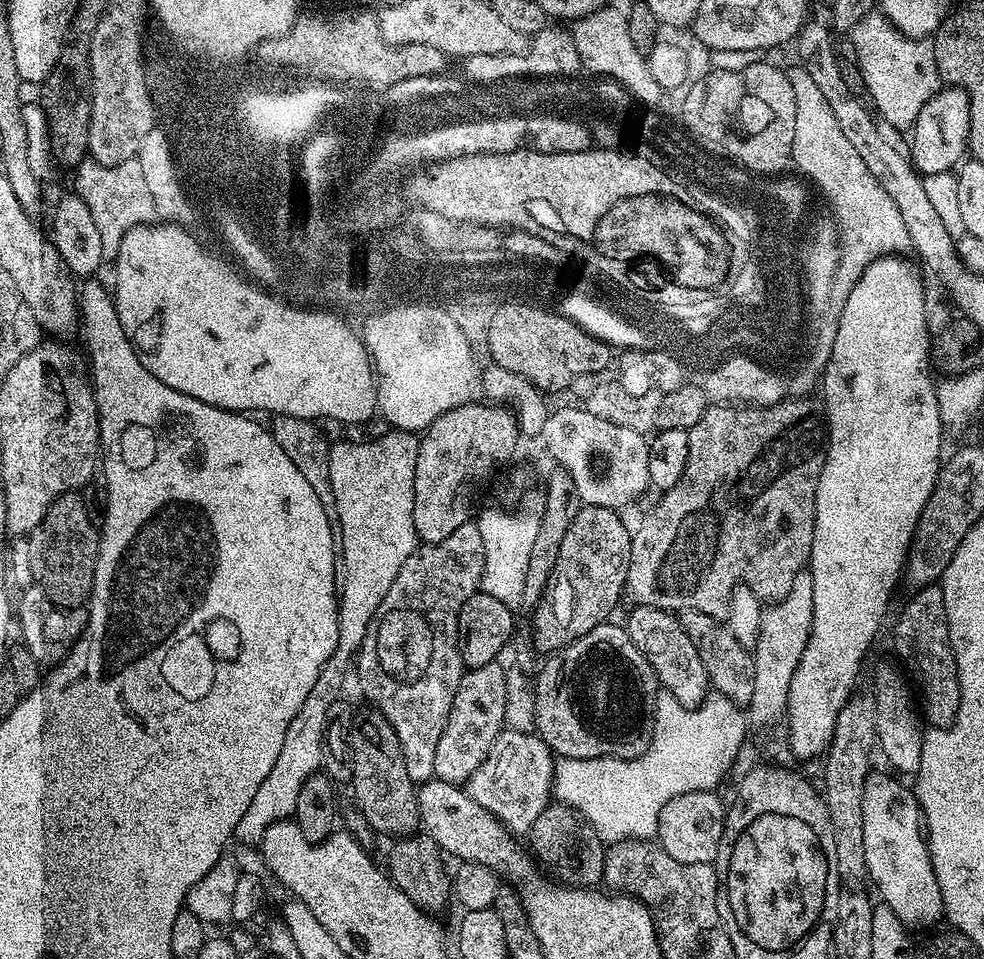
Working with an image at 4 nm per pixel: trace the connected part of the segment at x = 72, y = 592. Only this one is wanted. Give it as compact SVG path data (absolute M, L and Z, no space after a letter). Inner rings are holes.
M76 490L63 492L52 503L50 510L46 510L46 518L42 518L42 522L33 530L31 536L27 537L27 541L30 546L30 566L34 570L36 584L44 591L45 597L60 608L81 607L92 594L96 555L100 549L100 532L90 514L86 514L83 495Z

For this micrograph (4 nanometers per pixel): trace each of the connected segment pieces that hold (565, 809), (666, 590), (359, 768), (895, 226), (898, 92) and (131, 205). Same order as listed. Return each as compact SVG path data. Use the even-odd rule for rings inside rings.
M549 803L548 807L542 810L542 814L534 818L530 839L532 839L531 855L545 869L548 867L547 871L561 885L573 888L591 888L599 885L599 880L604 876L605 845L592 829L592 823L585 820L568 804Z
M783 399L779 400L777 404L771 404L765 408L720 402L706 409L702 418L698 418L698 422L694 422L694 426L688 429L690 454L686 458L686 470L682 474L682 478L678 478L678 486L663 493L659 497L661 500L645 514L644 521L632 532L632 553L624 590L627 599L632 599L633 605L645 604L663 608L672 614L679 614L684 609L692 609L715 618L724 618L728 615L730 594L741 585L754 590L754 594L764 602L775 602L788 593L790 586L794 584L794 578L805 569L812 555L818 478L822 474L822 466L828 453L828 418L823 403L819 399L808 399Z
M368 706L365 709L365 712L357 711L353 715L348 733L348 749L352 752L352 796L356 799L356 808L374 831L391 838L411 836L420 828L420 815L416 809L417 785L410 774L406 774L406 758L402 758L402 746L398 742L398 734L394 734L394 726L390 726L377 708Z
M796 66L793 72L789 71L787 78L790 86L794 86L796 99L791 163L794 168L796 164L797 170L801 173L796 172L801 177L809 176L824 191L825 198L832 203L832 208L836 211L835 219L838 221L840 245L844 248L836 271L836 288L844 292L844 288L853 288L860 281L860 275L864 273L866 266L870 266L881 256L907 253L912 248L912 239L906 230L906 222L902 222L902 214L898 214L898 206L894 206L890 194L882 190L878 178L870 174L870 170L866 168L866 162L862 162L861 155L854 150L854 145L846 138L846 134L842 134L842 126L838 126L838 118L834 118L834 110L830 110L830 105L822 95L822 90L818 90L814 78L810 78L810 74L803 66Z
M883 14L865 16L852 29L850 39L852 39L852 48L856 51L855 67L860 69L867 95L869 97L872 95L872 100L870 99L871 107L878 113L879 119L885 125L888 123L892 128L911 129L912 125L916 123L922 106L926 106L926 102L938 91L942 84L931 43L924 38L905 36Z
M85 158L74 170L76 176L75 195L90 206L90 214L94 214L94 226L98 226L98 234L102 238L105 253L115 253L120 246L120 239L139 224L151 224L158 213L150 190L146 186L146 178L142 178L142 166L139 159L133 158L106 166L97 160Z

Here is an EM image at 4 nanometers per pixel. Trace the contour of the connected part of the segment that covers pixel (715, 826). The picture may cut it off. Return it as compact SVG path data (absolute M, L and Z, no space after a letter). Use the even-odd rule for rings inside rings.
M715 791L678 794L678 798L670 798L670 802L662 806L656 816L658 830L655 839L660 840L659 847L670 854L670 858L683 864L712 864L715 861L726 815L725 801L720 801L716 795Z

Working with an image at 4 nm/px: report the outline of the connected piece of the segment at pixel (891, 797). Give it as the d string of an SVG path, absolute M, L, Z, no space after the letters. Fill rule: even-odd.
M879 770L873 771L864 784L862 794L862 842L866 846L866 876L876 883L880 891L879 899L887 904L890 910L903 922L905 929L928 928L944 916L942 892L938 878L934 878L934 866L928 853L928 841L922 827L920 803L916 800L915 791L895 780L897 777L883 776Z

